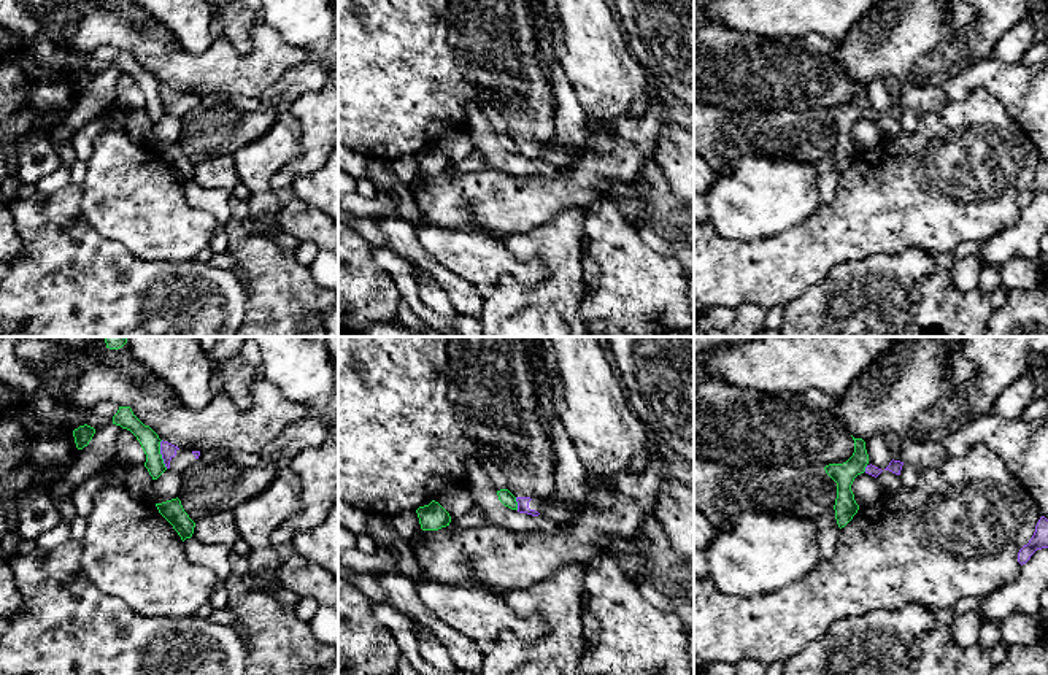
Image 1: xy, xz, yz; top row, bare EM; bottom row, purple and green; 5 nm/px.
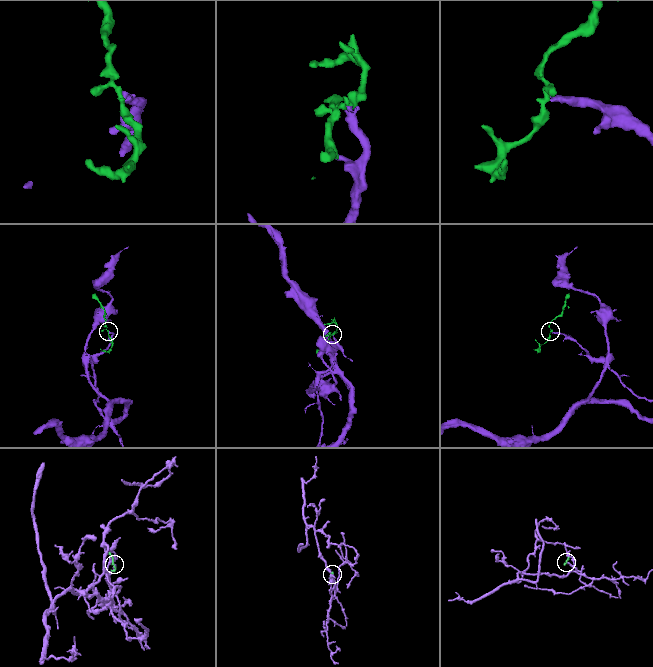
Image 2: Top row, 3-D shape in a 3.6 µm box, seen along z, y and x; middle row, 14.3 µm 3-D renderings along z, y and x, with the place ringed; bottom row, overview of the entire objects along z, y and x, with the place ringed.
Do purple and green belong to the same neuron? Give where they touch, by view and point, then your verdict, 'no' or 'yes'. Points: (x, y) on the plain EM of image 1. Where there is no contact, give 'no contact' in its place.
xy (161, 97) | no

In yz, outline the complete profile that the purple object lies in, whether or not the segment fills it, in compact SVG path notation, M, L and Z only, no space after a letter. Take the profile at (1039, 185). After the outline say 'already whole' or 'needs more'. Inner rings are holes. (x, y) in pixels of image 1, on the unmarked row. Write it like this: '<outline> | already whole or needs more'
M1042 160L1035 170L1035 176L1027 189L1024 189L1018 197L1018 206L1026 208L1031 200L1042 192L1048 192L1048 164Z | already whole

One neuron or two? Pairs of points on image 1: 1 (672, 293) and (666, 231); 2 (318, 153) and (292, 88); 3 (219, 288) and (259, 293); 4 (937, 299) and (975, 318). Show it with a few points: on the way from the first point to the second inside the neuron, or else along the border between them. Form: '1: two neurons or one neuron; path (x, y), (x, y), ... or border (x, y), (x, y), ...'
1: two neurons; border (639, 232), (651, 248), (672, 254), (677, 259)
2: two neurons; border (321, 86), (300, 94), (288, 108)
3: two neurons; border (245, 288), (245, 315), (242, 320)
4: one neuron; path (947, 308), (956, 318), (966, 318)

